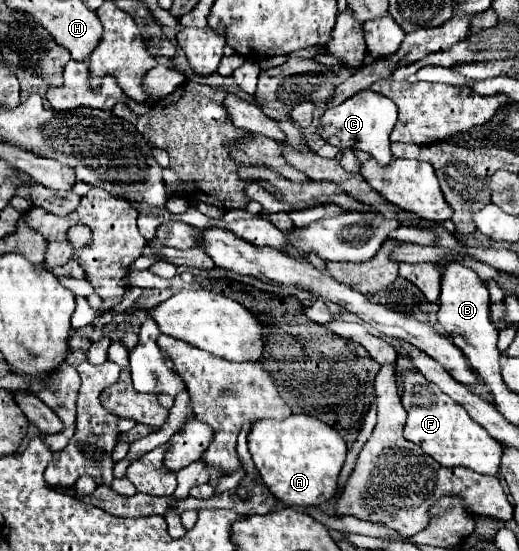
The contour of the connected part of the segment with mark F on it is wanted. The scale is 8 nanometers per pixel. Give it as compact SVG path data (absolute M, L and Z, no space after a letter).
M418 371L402 373L402 407L408 413L404 427L404 437L422 447L432 459L444 467L468 467L476 473L498 475L498 465L502 457L502 445L480 427L462 405L454 403L446 393L442 393L432 381L428 381Z

